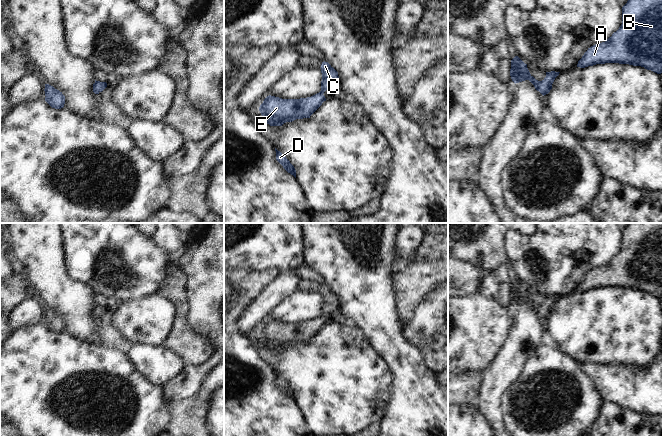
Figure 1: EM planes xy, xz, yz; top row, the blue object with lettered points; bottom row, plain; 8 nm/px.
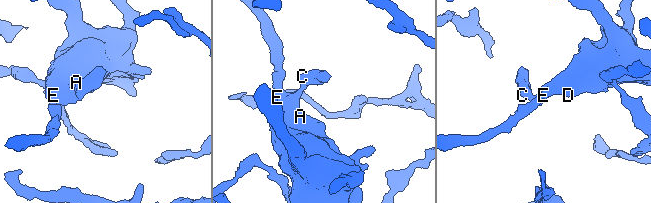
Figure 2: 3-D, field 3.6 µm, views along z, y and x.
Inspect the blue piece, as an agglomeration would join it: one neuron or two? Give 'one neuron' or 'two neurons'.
one neuron

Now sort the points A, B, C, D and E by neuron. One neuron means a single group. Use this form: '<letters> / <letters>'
A B C D E

